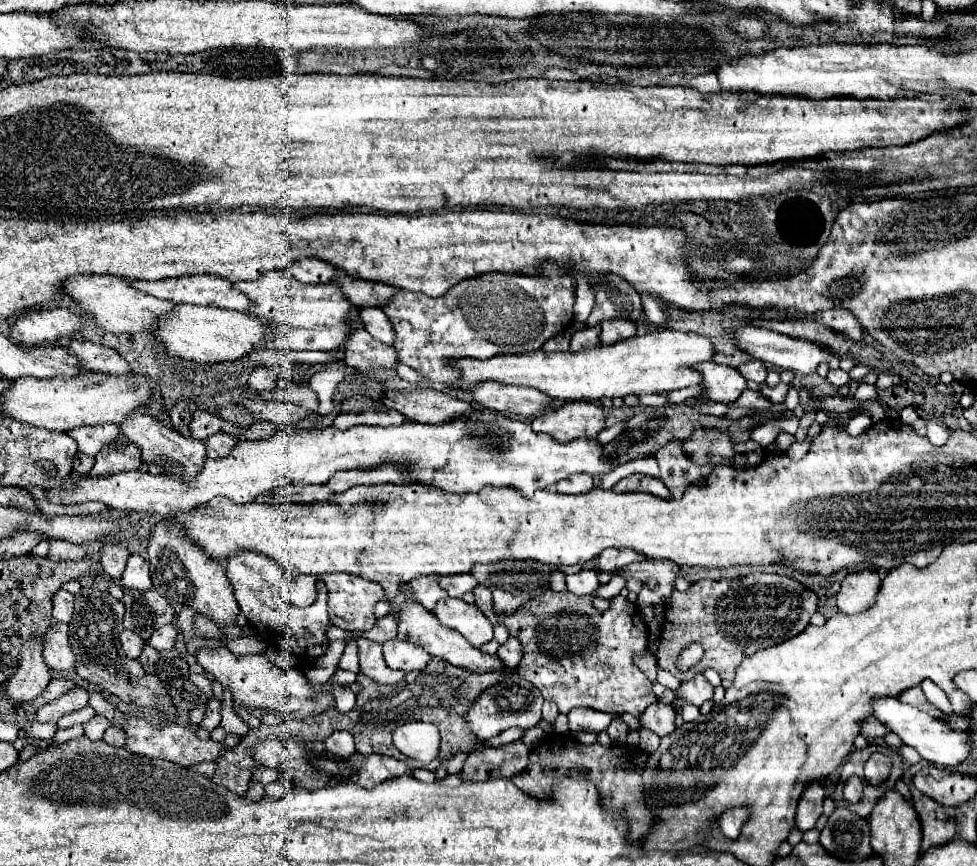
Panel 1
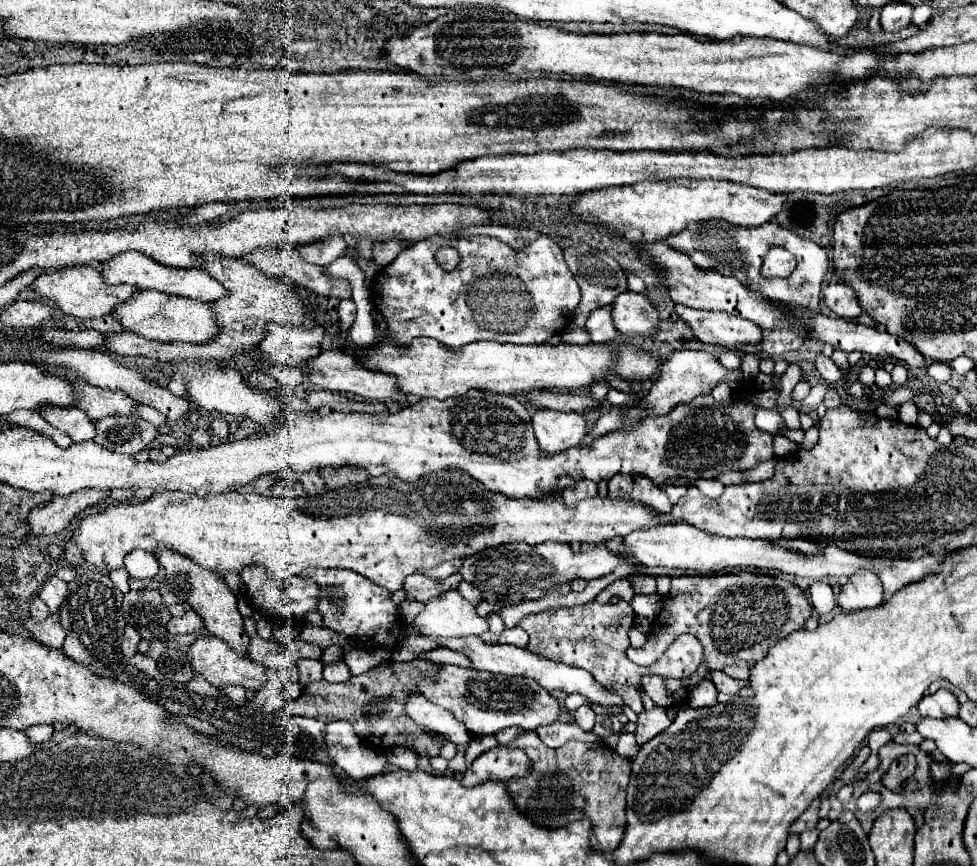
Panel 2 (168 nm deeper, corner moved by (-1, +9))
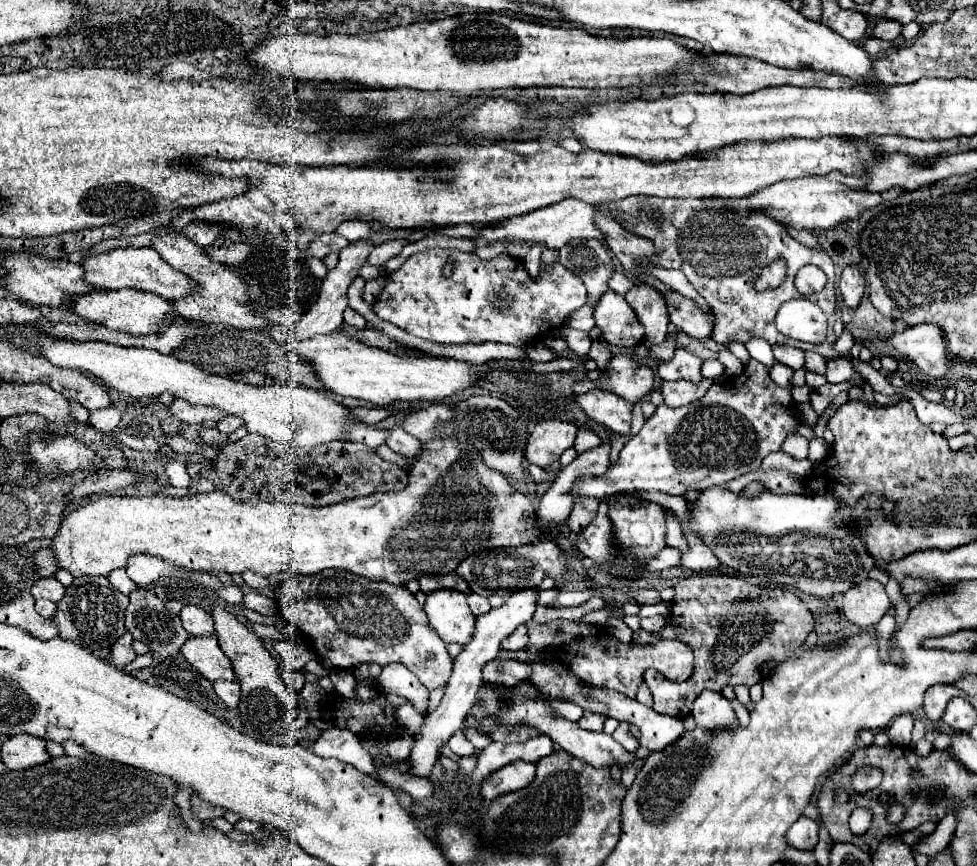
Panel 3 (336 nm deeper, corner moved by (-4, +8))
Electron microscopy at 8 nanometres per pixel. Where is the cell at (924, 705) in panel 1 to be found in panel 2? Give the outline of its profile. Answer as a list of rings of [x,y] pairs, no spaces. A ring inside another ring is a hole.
[[[946,689],[936,691],[934,695],[924,695],[922,701],[918,703],[918,711],[924,717],[936,717],[936,719],[946,719],[946,717],[958,717],[960,703],[956,695],[952,695]]]

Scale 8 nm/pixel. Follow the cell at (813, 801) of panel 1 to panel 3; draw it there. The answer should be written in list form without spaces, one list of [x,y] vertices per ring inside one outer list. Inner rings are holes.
[[[801,816],[791,830],[787,830],[787,842],[791,842],[797,850],[813,850],[817,844],[817,830],[819,826],[811,818]]]

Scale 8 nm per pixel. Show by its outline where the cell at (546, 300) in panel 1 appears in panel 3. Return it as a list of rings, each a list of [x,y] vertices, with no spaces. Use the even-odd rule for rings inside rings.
[[[427,248],[427,250],[423,250],[423,252],[417,252],[417,254],[409,256],[409,258],[405,260],[405,264],[403,264],[399,270],[395,270],[395,272],[391,272],[391,274],[385,276],[385,288],[383,288],[383,292],[379,294],[379,298],[375,300],[373,310],[377,312],[379,318],[389,320],[391,324],[403,328],[405,332],[409,332],[409,334],[413,334],[413,336],[417,336],[417,338],[431,340],[431,342],[441,342],[441,344],[481,344],[481,342],[501,342],[501,344],[525,346],[525,344],[533,342],[533,340],[537,338],[537,334],[543,334],[543,332],[555,330],[555,328],[559,328],[561,324],[565,324],[565,320],[567,320],[575,310],[579,310],[585,302],[587,302],[587,292],[585,292],[583,282],[579,282],[579,278],[575,278],[575,274],[571,274],[561,262],[555,262],[555,264],[545,266],[545,270],[541,270],[537,278],[531,278],[529,272],[525,270],[523,262],[517,260],[517,258],[511,258],[511,256],[507,256],[507,254],[499,254],[499,256],[493,258],[493,260],[481,260],[475,252],[459,252],[459,250],[453,250],[453,248]],[[447,260],[453,260],[453,262],[455,262],[455,270],[453,270],[453,274],[451,274],[449,278],[445,278],[443,272],[441,272],[441,268],[443,268],[443,264],[445,264]]]

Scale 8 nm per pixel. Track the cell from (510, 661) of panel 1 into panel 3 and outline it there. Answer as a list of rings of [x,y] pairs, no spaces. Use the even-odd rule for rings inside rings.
[[[519,626],[513,634],[509,634],[503,642],[501,642],[501,648],[503,650],[523,650],[527,646],[527,628],[525,626]]]

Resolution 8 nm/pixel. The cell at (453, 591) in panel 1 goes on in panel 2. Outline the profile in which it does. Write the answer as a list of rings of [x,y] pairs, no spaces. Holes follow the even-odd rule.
[[[462,581],[460,585],[458,585],[458,591],[462,593],[462,597],[466,599],[466,601],[470,601],[472,605],[478,605],[478,603],[482,603],[484,601],[484,597],[482,597],[482,591],[478,589],[478,587],[474,587],[472,583],[466,583],[466,581]]]

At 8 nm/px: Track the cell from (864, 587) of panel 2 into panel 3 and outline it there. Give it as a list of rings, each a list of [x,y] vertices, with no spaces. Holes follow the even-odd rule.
[[[865,578],[843,594],[843,612],[861,630],[871,630],[889,610],[891,600],[879,580]]]

